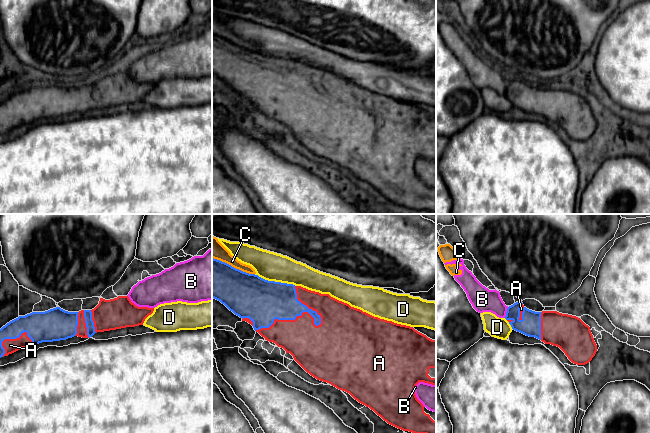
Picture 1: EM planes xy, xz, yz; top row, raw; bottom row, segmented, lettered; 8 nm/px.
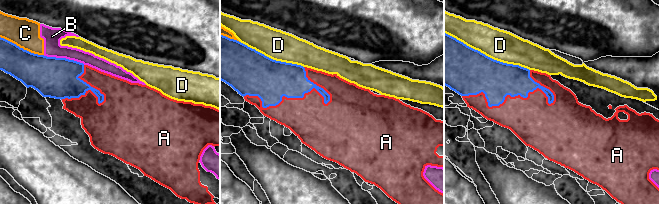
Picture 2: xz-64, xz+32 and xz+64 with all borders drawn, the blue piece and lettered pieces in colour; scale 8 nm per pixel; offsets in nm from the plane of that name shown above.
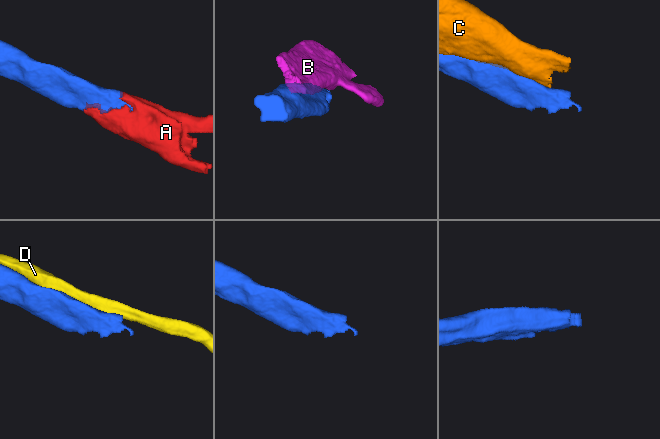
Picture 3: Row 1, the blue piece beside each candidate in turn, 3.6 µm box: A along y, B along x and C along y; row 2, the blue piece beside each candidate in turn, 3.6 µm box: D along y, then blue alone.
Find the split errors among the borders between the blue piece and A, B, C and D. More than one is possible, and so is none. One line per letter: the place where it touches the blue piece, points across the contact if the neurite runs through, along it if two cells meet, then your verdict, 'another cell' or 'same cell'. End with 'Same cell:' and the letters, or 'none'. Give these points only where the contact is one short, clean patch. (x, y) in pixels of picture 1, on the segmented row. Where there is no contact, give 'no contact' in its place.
A: contact xz (292, 319); same cell
B: contact yz (506, 312); border yz (508, 307), (504, 317); another cell
C: contact xz (233, 267); another cell
D: contact xz (274, 281); another cell
Same cell: A

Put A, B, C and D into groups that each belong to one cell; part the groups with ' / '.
A / B C / D

